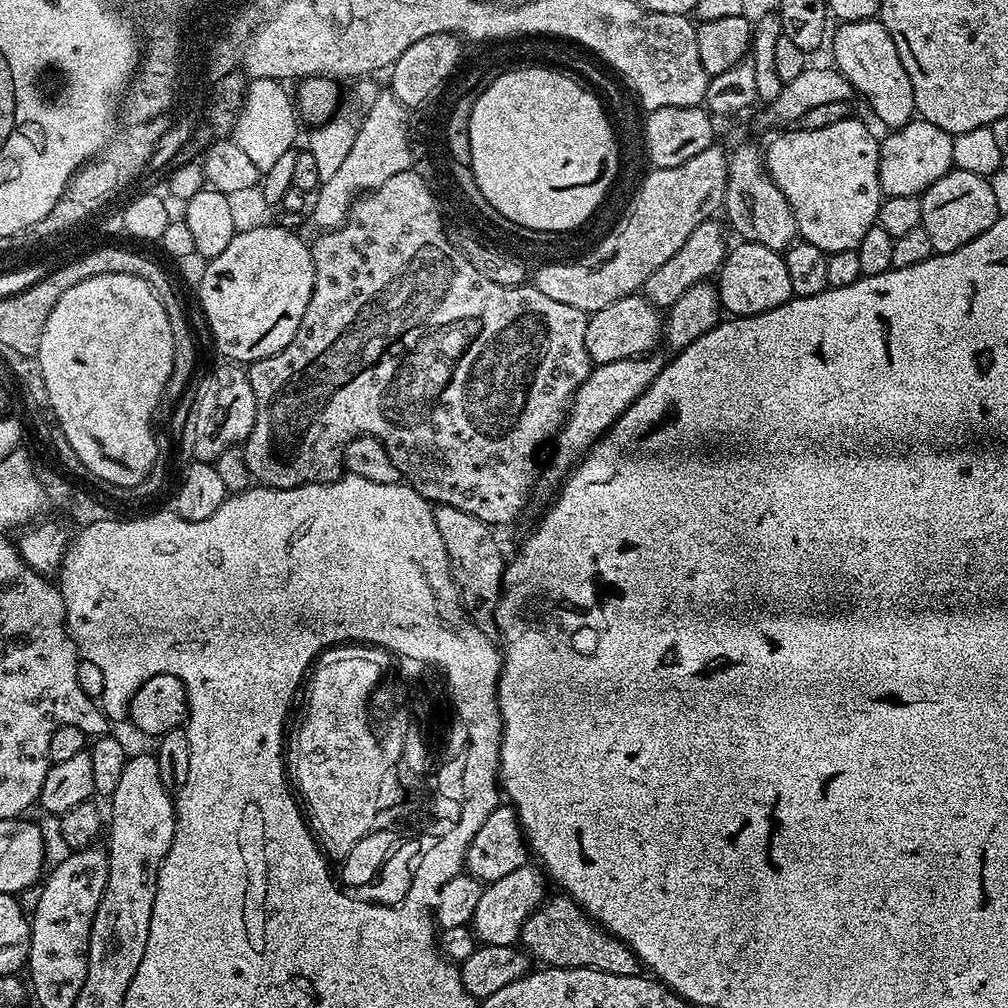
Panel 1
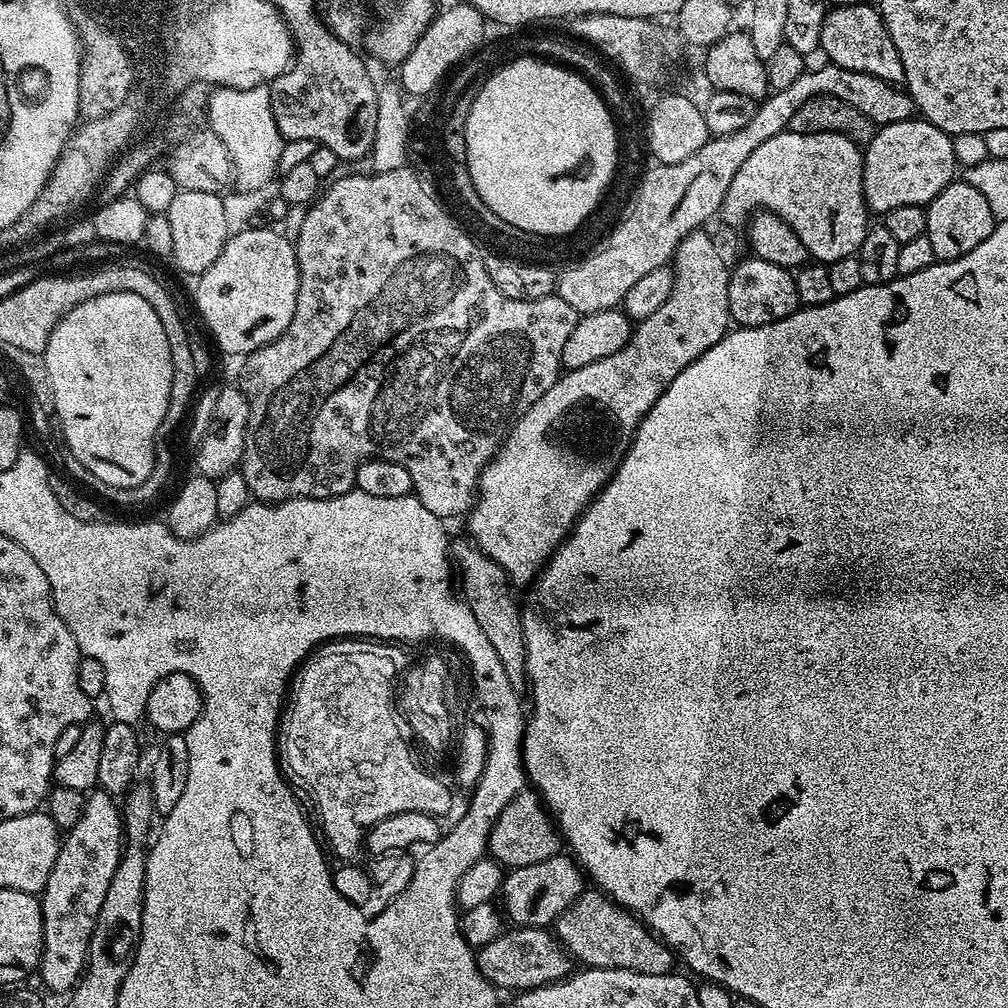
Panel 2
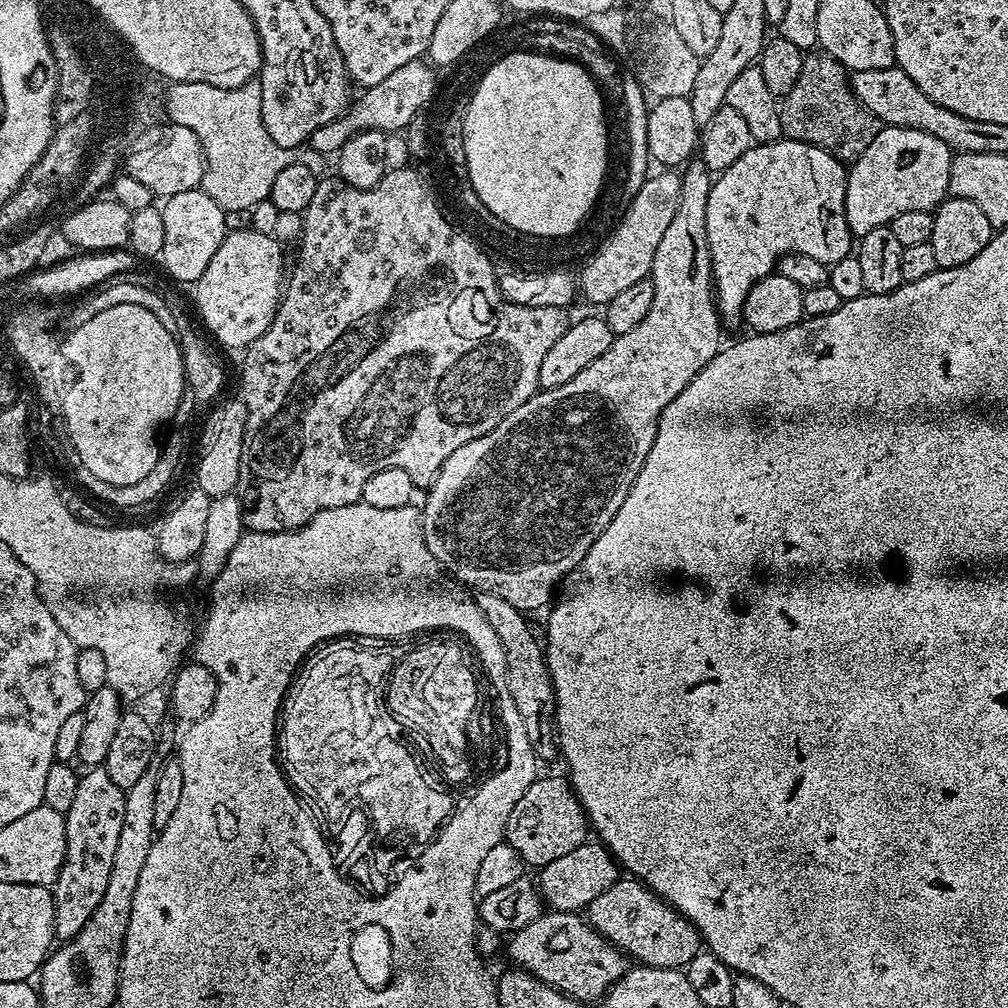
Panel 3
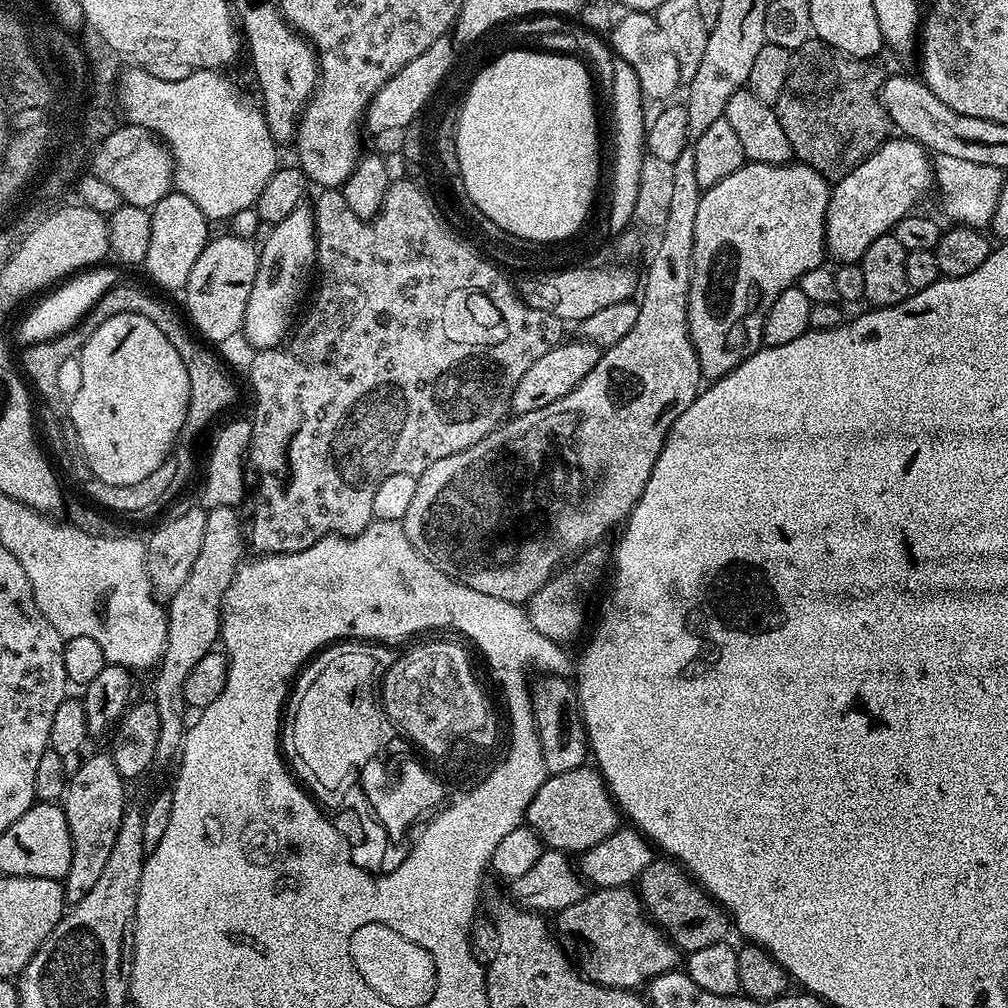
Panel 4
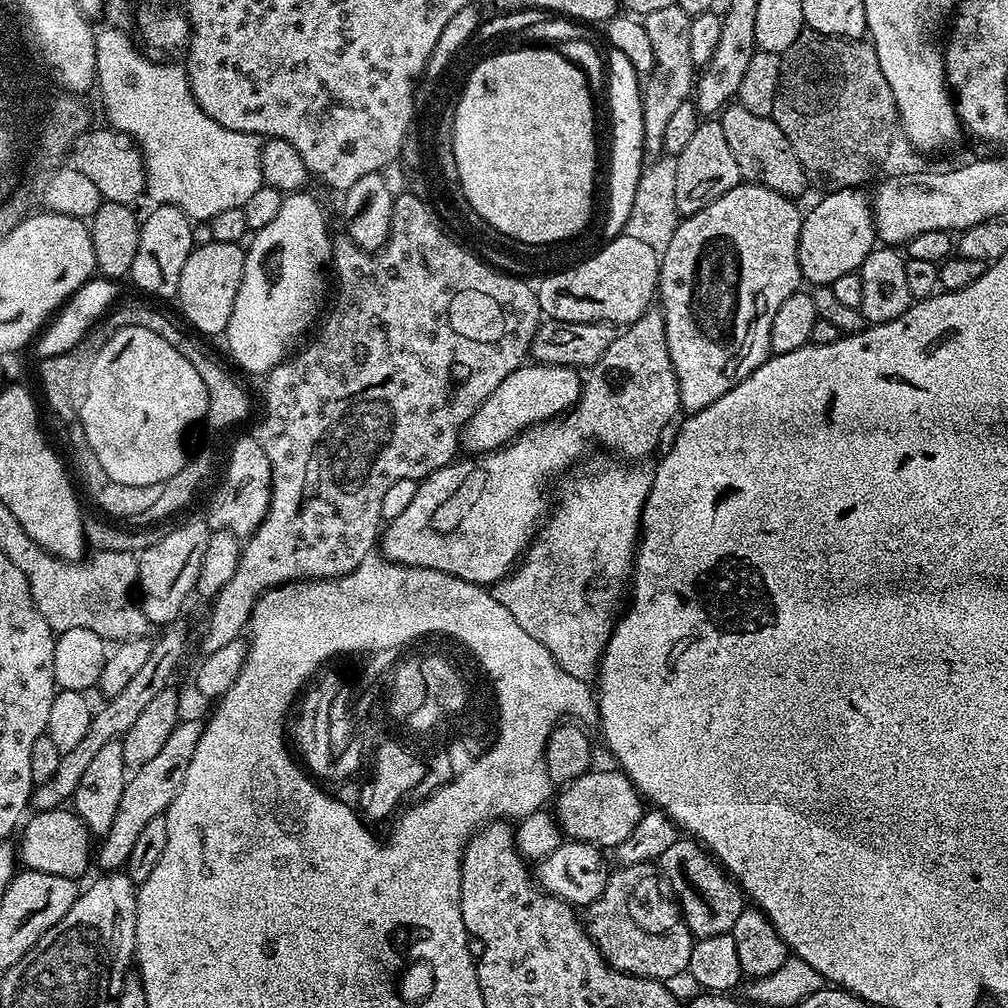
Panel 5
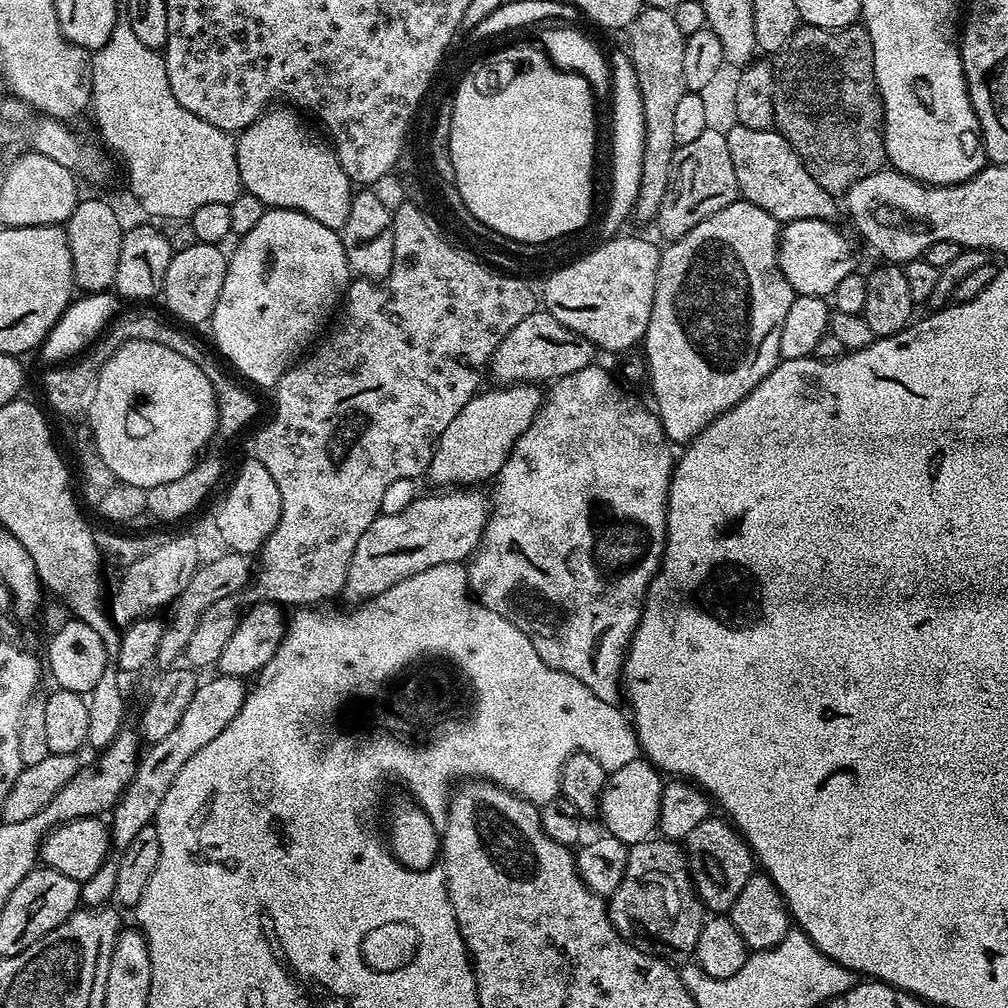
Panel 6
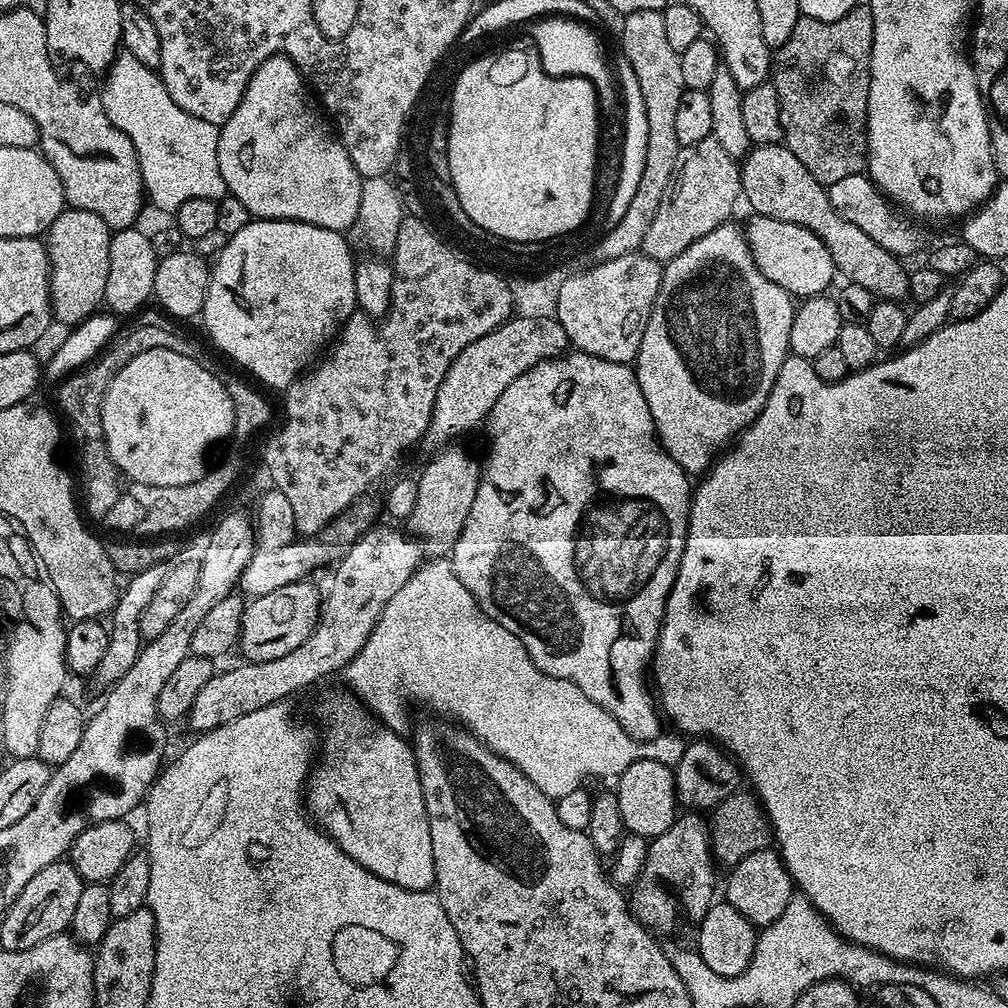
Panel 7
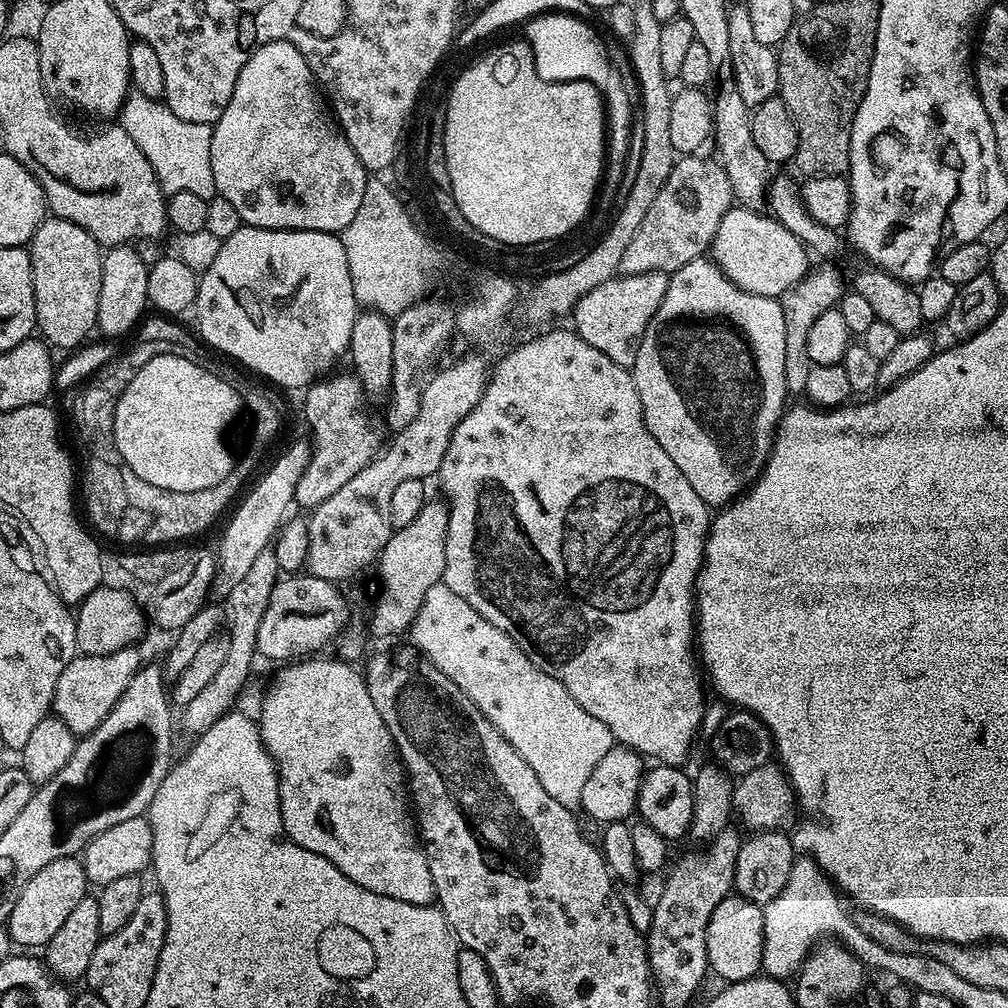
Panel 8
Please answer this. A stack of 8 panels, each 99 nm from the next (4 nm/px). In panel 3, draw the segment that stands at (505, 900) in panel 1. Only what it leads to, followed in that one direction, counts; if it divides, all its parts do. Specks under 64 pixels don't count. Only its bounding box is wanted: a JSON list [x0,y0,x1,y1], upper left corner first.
[538,842,622,912]

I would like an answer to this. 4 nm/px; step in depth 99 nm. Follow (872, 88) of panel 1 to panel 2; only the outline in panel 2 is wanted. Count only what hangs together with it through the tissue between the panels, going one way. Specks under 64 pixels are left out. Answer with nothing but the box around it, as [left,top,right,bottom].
[819,4,904,86]

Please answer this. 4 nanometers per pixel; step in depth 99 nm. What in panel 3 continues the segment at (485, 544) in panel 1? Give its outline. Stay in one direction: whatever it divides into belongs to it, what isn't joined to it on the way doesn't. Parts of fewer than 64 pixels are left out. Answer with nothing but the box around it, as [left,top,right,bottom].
[475,592,556,742]

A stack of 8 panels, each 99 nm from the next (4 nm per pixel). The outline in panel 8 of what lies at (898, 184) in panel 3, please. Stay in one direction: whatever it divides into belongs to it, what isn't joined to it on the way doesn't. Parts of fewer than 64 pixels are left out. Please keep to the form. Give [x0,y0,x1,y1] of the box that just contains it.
[710,206,810,296]

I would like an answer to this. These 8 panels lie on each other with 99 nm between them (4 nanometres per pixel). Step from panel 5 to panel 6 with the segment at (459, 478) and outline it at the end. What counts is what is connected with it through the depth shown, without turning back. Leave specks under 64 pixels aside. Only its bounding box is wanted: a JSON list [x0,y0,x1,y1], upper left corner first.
[343,486,490,602]

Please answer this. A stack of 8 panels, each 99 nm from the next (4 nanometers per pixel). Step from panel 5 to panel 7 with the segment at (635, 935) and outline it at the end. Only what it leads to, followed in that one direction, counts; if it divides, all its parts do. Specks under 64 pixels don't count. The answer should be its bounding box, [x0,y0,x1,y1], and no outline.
[630,814,717,934]

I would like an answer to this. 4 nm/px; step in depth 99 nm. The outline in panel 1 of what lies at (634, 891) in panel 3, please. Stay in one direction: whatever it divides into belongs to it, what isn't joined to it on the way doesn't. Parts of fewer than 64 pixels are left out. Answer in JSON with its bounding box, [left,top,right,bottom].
[519,894,641,976]

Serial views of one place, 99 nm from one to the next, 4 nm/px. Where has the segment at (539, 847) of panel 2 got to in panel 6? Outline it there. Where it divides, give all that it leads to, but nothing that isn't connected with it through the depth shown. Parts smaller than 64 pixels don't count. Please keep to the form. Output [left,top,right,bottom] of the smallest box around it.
[598,758,665,846]

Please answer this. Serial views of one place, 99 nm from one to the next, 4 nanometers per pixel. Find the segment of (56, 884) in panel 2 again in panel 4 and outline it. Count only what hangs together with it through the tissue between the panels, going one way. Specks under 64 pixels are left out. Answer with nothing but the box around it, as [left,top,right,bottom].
[62,755,126,905]

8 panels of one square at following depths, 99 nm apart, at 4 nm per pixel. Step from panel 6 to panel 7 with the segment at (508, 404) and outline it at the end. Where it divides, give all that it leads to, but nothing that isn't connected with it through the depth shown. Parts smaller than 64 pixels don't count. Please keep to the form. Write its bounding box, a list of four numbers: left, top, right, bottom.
[406,446,481,558]

